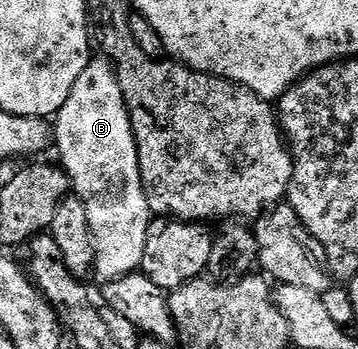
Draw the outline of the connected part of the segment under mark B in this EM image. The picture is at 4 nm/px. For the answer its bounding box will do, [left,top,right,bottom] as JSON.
[53,58,153,282]

